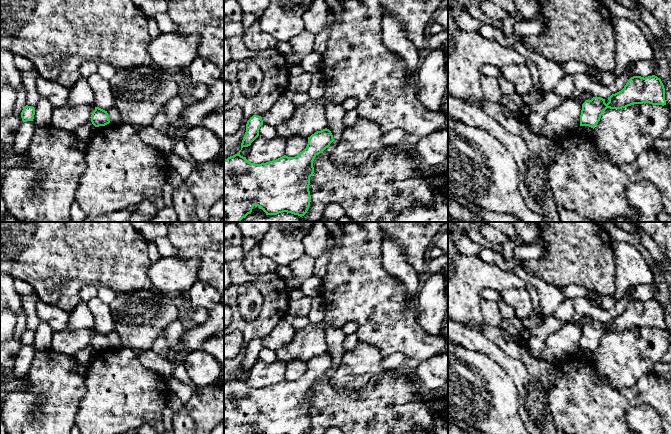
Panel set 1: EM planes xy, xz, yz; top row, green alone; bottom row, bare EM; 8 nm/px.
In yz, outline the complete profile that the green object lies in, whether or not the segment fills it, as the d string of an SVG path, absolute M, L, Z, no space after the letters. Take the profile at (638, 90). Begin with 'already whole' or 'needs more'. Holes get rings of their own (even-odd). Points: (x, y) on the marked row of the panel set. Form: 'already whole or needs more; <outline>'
already whole; M655 75L648 77L633 76L624 88L605 99L593 97L582 104L580 126L595 128L601 115L607 109L622 109L634 104L649 103L652 105L666 105L665 88L660 78Z

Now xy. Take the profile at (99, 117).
already whole; M95 107L95 110L91 115L91 122L95 127L105 126L109 124L110 120L107 111L99 107Z

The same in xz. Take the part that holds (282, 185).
already whole; M327 128L308 137L306 148L295 157L286 155L266 163L249 162L240 152L224 160L224 222L240 222L251 214L254 206L260 207L266 215L287 212L304 216L310 206L310 177L314 173L313 161L334 141Z

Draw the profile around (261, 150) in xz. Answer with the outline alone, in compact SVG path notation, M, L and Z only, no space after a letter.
M277 135L272 139L264 139L258 136L249 146L246 159L254 164L276 160L285 155L286 141Z

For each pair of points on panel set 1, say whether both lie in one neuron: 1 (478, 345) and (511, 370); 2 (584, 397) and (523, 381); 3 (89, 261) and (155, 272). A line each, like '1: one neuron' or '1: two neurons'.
1: one neuron
2: two neurons
3: two neurons

